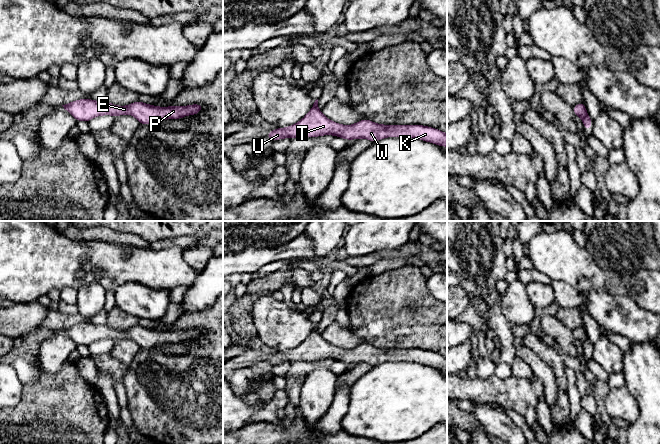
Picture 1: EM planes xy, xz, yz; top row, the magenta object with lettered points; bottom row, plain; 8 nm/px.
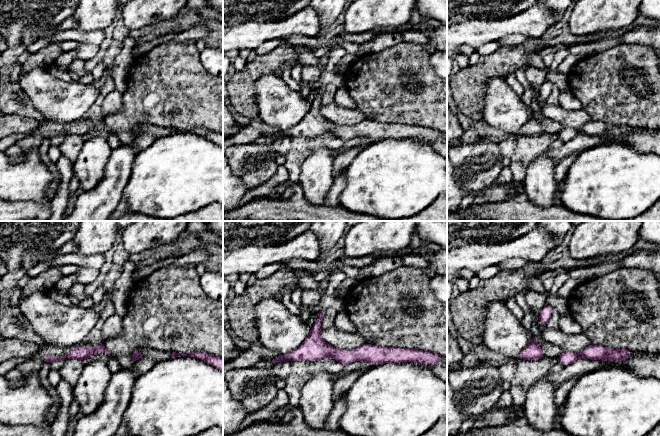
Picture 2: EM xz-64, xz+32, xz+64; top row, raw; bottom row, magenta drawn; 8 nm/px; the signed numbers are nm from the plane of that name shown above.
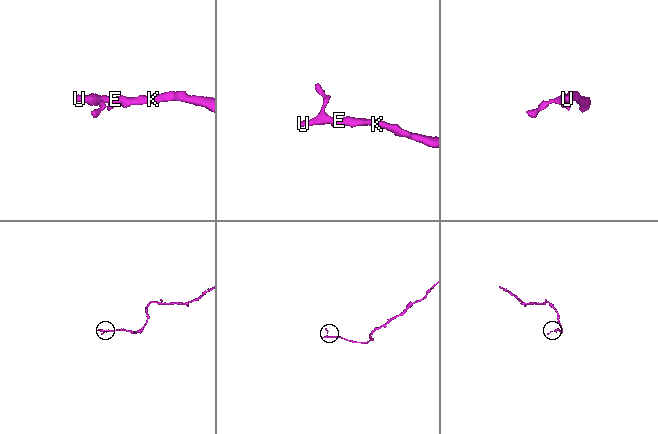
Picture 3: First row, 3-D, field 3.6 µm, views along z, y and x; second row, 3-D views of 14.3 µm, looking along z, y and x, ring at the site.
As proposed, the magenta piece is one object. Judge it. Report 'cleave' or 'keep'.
keep

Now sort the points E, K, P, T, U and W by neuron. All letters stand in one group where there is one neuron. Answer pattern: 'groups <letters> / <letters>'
groups E K P T U W

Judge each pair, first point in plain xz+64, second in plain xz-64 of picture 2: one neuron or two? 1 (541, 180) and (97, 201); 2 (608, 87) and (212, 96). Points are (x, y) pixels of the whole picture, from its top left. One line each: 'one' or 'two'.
1: two
2: one

